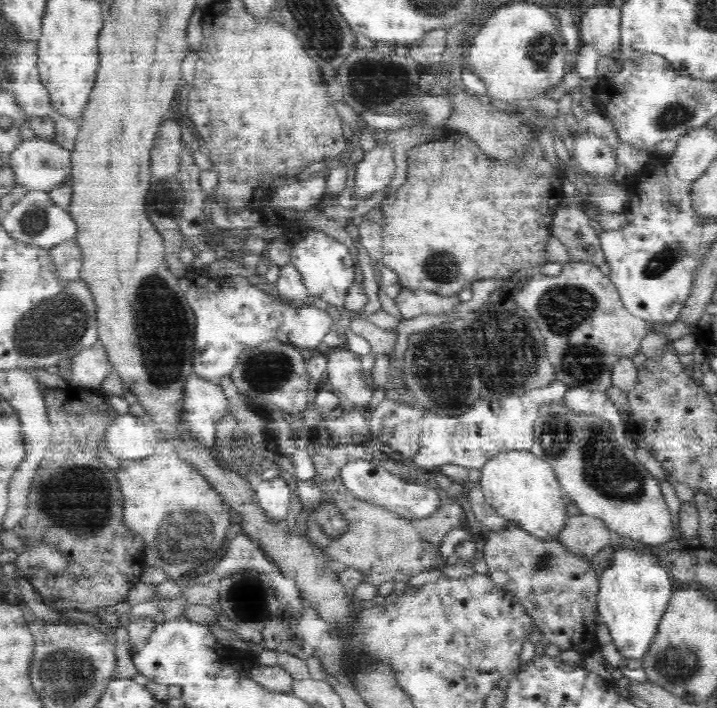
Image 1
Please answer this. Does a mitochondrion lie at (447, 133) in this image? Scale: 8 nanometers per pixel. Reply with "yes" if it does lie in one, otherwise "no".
no

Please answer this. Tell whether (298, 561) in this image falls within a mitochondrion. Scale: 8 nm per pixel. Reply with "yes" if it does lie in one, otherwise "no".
no

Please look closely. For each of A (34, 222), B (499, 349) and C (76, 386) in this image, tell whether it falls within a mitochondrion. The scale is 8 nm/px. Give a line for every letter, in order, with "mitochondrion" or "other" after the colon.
A: mitochondrion
B: mitochondrion
C: other

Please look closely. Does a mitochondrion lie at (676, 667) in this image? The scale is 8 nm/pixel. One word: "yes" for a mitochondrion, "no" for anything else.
yes

